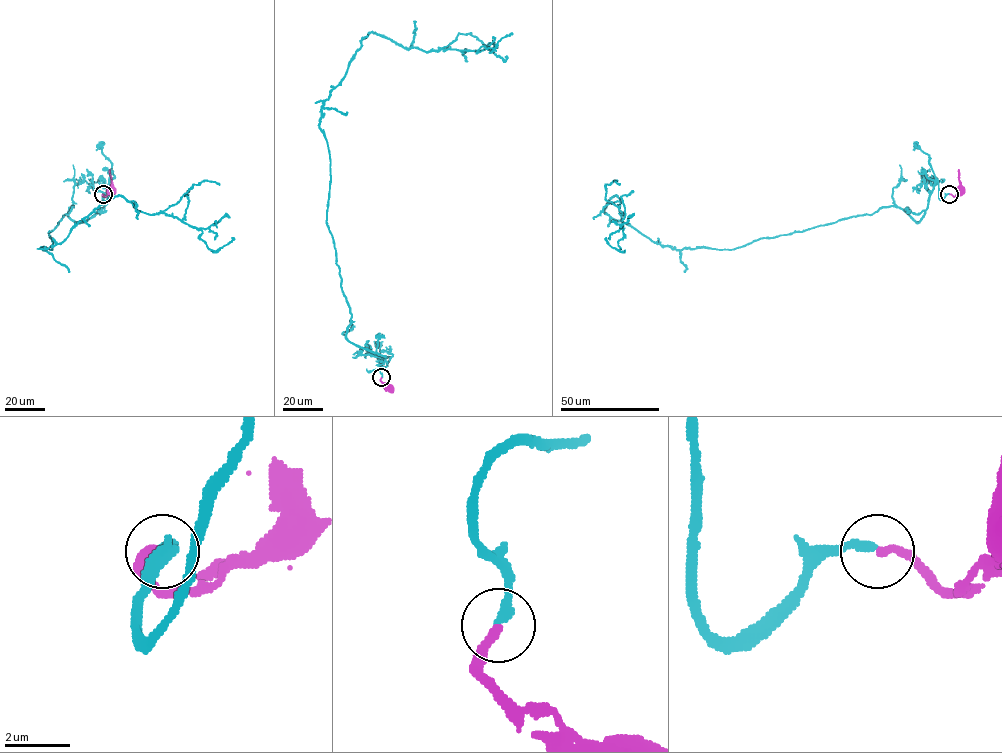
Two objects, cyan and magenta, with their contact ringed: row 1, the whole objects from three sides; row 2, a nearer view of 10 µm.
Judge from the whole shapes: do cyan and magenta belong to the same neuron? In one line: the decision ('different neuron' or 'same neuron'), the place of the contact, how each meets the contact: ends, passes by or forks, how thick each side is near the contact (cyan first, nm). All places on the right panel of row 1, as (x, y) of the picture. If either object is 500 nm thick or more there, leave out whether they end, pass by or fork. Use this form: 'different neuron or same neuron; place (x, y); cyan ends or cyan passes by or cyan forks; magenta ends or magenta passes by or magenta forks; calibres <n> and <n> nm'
same neuron; place (949, 194); cyan ends; magenta ends; calibres 280 and 280 nm

